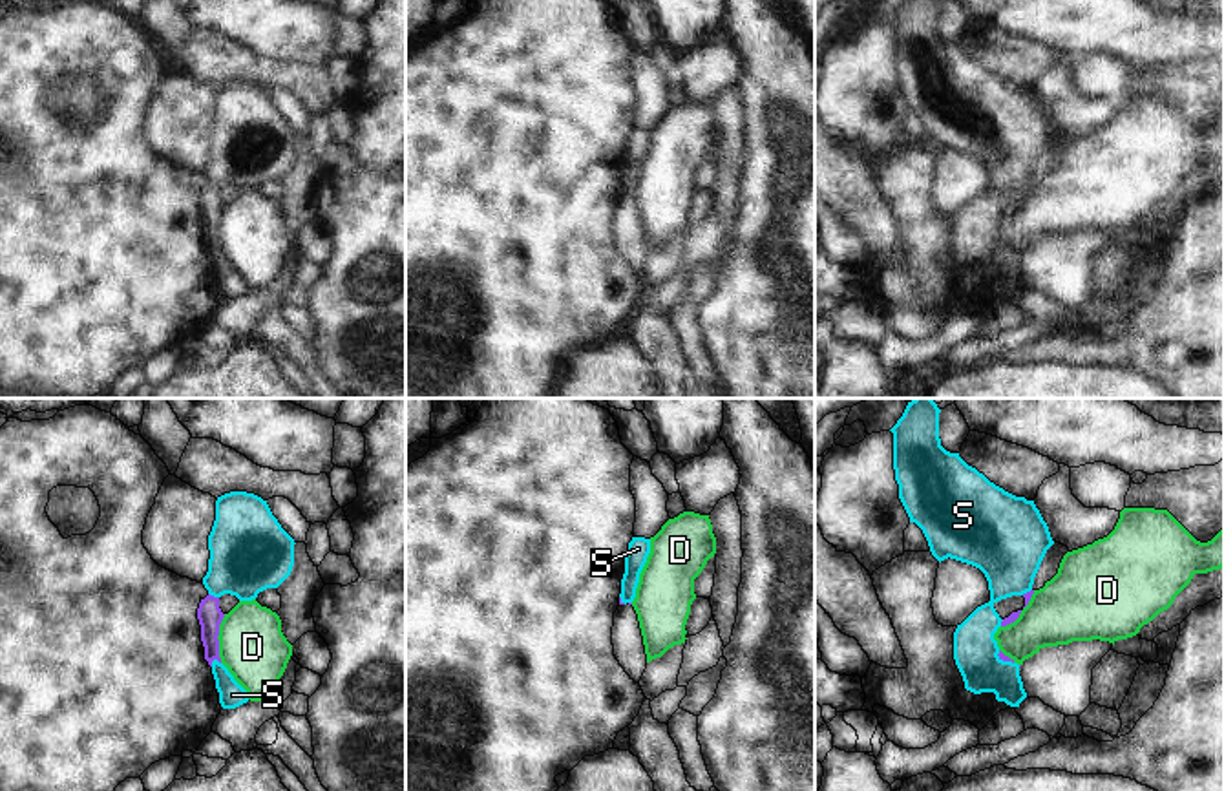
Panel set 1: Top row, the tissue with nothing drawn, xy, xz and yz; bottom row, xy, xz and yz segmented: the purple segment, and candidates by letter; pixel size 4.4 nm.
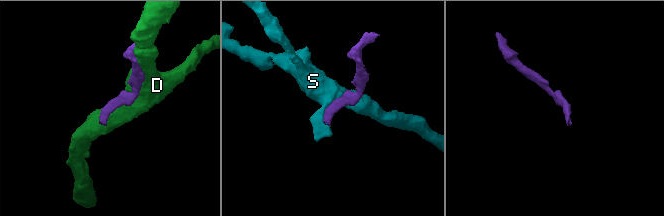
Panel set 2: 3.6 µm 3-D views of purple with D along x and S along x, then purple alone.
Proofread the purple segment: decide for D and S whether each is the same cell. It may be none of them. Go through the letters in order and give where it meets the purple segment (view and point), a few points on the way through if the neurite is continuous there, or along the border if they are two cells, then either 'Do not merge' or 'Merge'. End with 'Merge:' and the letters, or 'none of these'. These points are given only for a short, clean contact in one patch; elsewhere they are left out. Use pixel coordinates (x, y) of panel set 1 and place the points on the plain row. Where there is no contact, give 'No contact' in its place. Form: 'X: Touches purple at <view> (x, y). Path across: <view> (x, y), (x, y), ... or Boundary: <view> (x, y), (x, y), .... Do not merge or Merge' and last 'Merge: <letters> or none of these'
D: Touches purple at xy (216, 229). Do not merge
S: Touches purple at xy (216, 249). Boundary: xy (211, 253), (216, 251), (220, 254). Do not merge
Merge: none of these.

